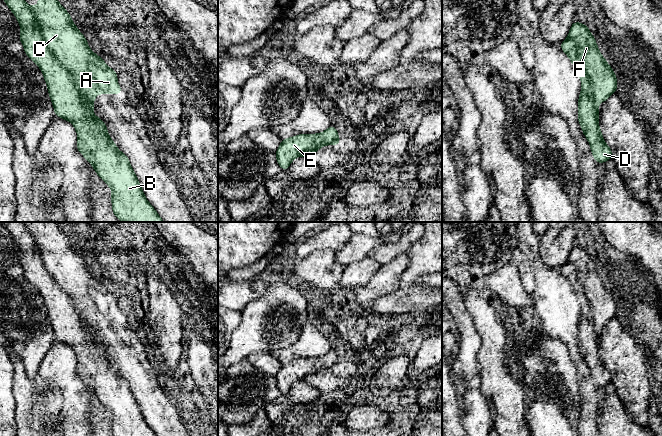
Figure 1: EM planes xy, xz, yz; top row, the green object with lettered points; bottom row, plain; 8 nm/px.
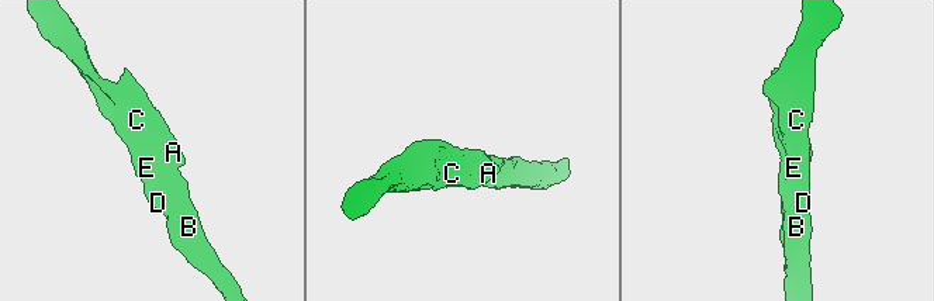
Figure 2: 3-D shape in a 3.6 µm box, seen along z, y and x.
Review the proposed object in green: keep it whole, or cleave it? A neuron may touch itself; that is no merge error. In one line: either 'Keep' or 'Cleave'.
Cleave

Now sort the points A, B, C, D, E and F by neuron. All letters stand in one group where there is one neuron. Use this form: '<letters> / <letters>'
A C F / B D E

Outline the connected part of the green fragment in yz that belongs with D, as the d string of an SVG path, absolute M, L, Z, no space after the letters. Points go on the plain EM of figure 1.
M567 261L560 268L560 271L569 281L581 303L581 317L578 322L578 346L582 352L583 358L589 365L591 377L595 385L598 388L606 386L611 383L612 375L605 367L599 352L599 337L595 331L589 299L586 296L582 284L578 282L578 275L573 263Z

